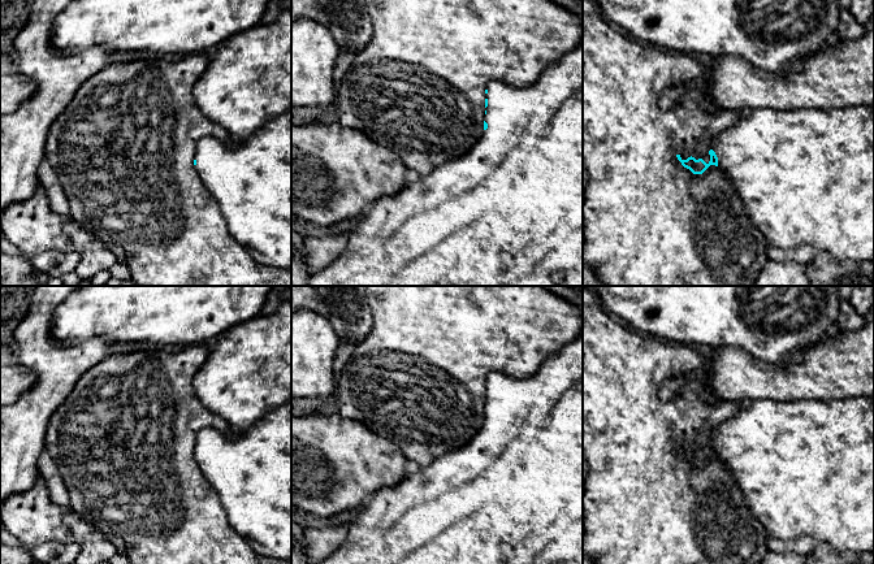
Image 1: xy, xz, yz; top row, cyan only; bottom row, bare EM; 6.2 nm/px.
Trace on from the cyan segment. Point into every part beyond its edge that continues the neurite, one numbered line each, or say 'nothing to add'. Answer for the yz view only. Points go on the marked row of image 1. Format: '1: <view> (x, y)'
1: yz (805, 176)

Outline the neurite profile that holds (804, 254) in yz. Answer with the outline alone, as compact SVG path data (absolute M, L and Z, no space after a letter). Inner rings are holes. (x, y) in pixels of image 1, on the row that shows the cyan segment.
M810 244L796 246L793 248L779 248L769 246L767 256L773 261L795 261L801 265L808 265L815 256L817 250Z

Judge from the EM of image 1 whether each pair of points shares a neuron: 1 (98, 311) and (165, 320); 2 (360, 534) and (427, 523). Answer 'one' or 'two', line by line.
1: one
2: one

